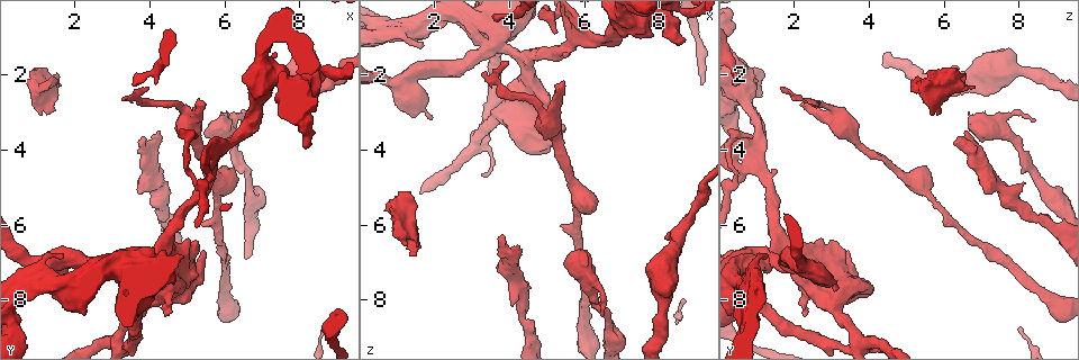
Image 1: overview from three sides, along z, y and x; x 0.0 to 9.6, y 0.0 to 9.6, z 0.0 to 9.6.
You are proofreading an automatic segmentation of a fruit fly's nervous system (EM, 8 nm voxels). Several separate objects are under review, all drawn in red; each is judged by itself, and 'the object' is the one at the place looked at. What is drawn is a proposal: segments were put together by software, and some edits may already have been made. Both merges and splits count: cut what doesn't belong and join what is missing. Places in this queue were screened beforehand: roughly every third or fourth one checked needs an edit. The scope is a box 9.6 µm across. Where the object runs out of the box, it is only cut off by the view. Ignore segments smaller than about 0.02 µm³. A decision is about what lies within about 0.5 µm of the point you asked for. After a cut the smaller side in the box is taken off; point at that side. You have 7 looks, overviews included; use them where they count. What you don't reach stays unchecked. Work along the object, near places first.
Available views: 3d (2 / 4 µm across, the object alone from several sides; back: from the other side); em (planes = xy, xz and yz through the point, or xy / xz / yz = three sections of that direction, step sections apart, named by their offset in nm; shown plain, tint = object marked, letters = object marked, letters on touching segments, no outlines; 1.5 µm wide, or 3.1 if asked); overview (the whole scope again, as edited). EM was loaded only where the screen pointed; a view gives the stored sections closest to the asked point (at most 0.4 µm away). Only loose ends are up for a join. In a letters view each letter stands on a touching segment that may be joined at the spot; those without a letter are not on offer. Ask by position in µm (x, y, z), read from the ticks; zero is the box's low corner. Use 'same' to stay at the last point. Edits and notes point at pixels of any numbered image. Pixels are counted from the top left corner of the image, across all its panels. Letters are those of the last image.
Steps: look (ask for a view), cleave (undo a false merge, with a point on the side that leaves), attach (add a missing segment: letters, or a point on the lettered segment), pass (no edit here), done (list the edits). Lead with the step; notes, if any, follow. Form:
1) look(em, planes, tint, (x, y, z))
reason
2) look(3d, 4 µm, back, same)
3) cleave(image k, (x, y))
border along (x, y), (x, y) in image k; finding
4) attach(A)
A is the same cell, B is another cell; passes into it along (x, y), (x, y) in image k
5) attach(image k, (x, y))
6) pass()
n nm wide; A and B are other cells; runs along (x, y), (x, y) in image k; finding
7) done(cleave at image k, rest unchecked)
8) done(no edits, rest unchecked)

look(3d, 2 µm, (5.45, 5.90, 6.05))

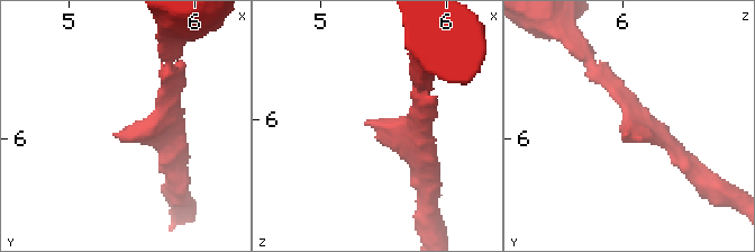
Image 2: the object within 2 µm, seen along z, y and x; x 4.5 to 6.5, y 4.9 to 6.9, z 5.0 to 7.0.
look(em, planes, tint, (5.40, 5.98, 6.04))
need the tissue

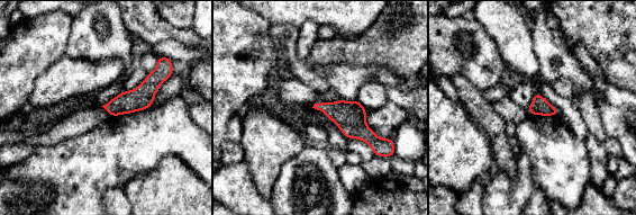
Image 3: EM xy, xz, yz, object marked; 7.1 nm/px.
look(em, planes, letters, same)

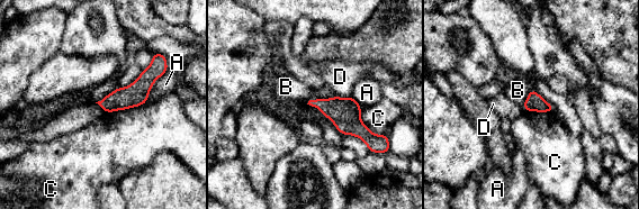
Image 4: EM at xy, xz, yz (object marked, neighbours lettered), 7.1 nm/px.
pass()
A, B, C and D are other cells; border along (335, 96), (311, 99), (307, 103) in image 4; none of them fits

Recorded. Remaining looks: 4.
look(em, xz, step 4, tint, (5.25, 4.00, 3.80))
sudden change in width

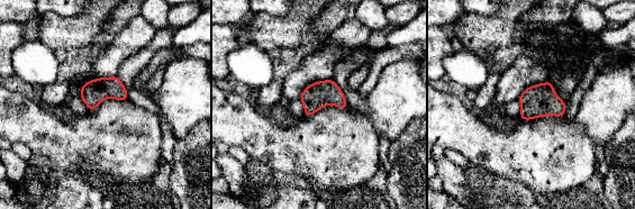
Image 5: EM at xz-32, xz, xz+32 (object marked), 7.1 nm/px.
look(em, xz, step 4, letters, same)

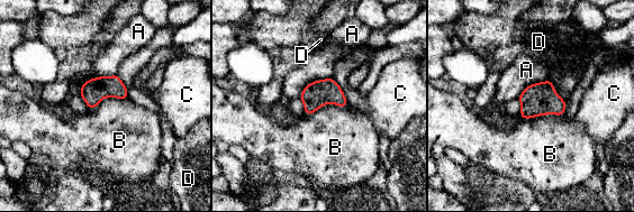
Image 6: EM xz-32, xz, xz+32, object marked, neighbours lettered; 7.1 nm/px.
pass()
B touches over 320 nm; A, B, C and D are other cells; border along (564, 111), (560, 116), (521, 118) in image 6; continuous, no second neuron

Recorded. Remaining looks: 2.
look(3d, 2 µm, back, (5.45, 2.80, 2.15))
branch stops here

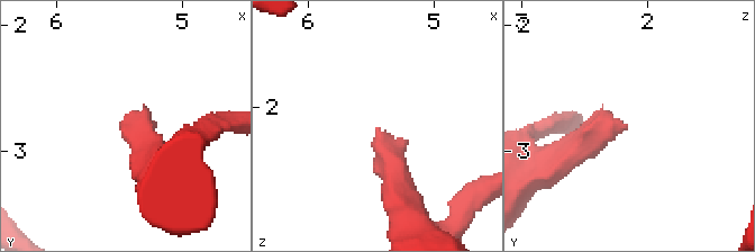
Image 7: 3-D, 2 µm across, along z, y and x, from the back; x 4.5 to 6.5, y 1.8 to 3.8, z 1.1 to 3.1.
look(em, planes, letters, (5.44, 2.80, 2.18))
shape alone is not enough

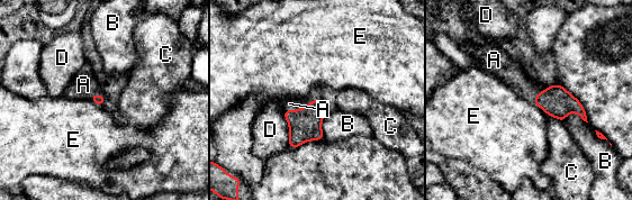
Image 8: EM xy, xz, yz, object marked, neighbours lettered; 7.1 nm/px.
attach(A)
A is the same cell, B, C, D and E are other cells; the neuron continues

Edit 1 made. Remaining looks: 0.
done(attach at image 8, rest unchecked)

